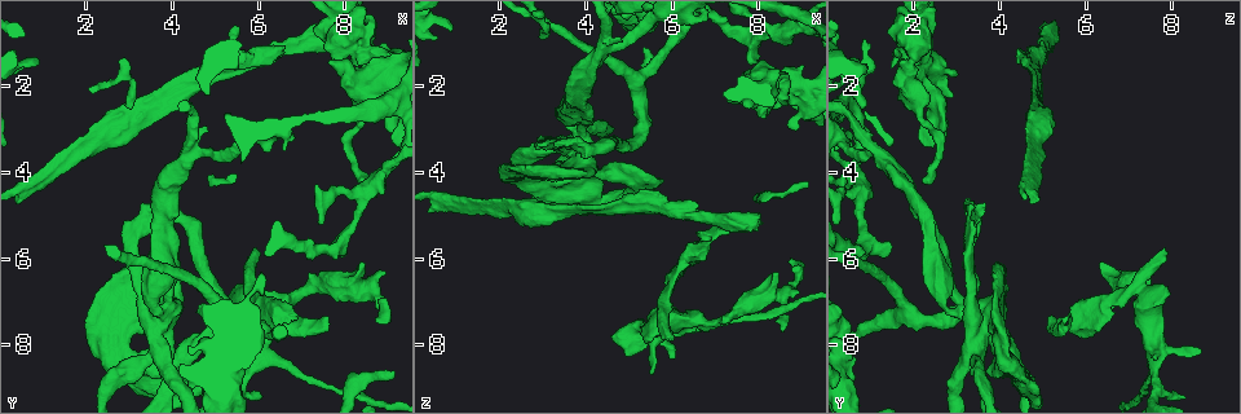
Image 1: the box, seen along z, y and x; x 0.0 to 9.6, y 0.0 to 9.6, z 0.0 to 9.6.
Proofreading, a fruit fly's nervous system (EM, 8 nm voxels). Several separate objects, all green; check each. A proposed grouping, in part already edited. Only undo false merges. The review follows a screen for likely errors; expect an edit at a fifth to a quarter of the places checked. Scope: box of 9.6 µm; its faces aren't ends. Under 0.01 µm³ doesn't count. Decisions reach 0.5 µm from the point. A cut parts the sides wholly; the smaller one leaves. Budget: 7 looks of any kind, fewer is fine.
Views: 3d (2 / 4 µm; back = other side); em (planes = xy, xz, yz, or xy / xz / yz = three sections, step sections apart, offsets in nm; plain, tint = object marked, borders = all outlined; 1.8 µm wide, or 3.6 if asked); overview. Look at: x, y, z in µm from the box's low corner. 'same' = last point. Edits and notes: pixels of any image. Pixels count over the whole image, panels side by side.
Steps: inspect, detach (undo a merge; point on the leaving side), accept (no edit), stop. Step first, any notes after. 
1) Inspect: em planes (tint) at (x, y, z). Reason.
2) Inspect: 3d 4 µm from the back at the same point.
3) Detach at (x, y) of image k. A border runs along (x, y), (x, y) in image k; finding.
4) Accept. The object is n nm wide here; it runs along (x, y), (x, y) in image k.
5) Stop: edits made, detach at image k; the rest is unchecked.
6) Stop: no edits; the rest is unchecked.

Inspect: em planes (tint) at (3.05, 8.70, 4.50). Thick turns thin.

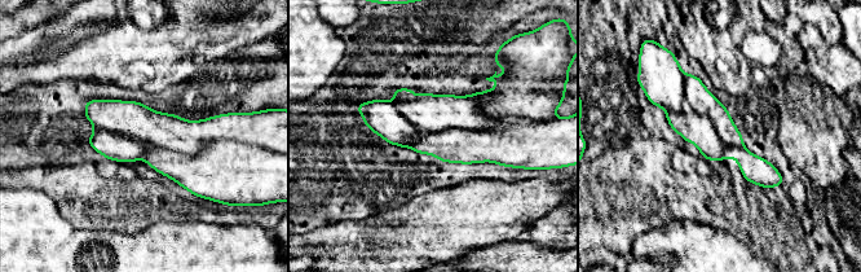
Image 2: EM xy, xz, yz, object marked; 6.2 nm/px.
Accept. It runs along (657, 96), (679, 96), (780, 181) in image 2; all the same neuron.

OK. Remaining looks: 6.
Inspect: 3d 2 µm from the back at (3.80, 5.10, 2.30). Calibre changes.

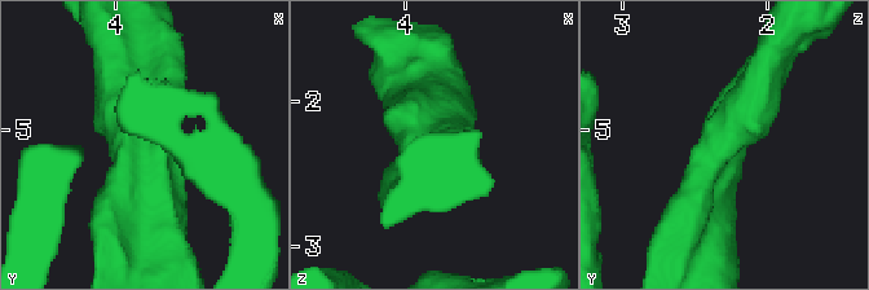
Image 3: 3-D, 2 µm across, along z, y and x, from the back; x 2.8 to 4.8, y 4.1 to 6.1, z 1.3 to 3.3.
Inspect: em planes (tint) at (3.78, 5.06, 2.28).

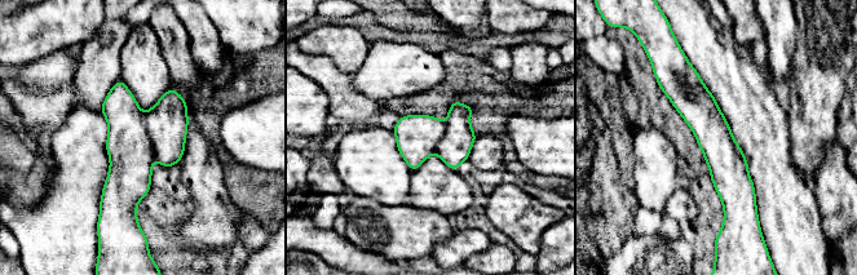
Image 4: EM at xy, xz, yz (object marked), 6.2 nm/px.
Accept. It runs along (688, 70), (727, 217) in image 4; one neuron here.

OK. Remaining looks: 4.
Inspect: em planes (tint) at (0.85, 4.15, 4.65). Sudden change in width.

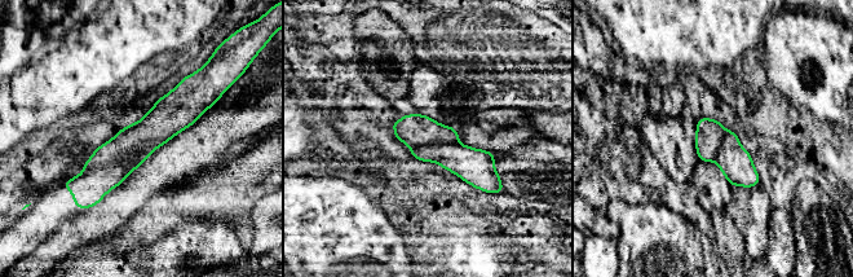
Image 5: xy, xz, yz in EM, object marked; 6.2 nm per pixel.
Detach at (147, 133) of image 5. Two neurons meet here.

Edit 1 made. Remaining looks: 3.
Stop: edits made, detach at image 5; the rest is unchecked.

